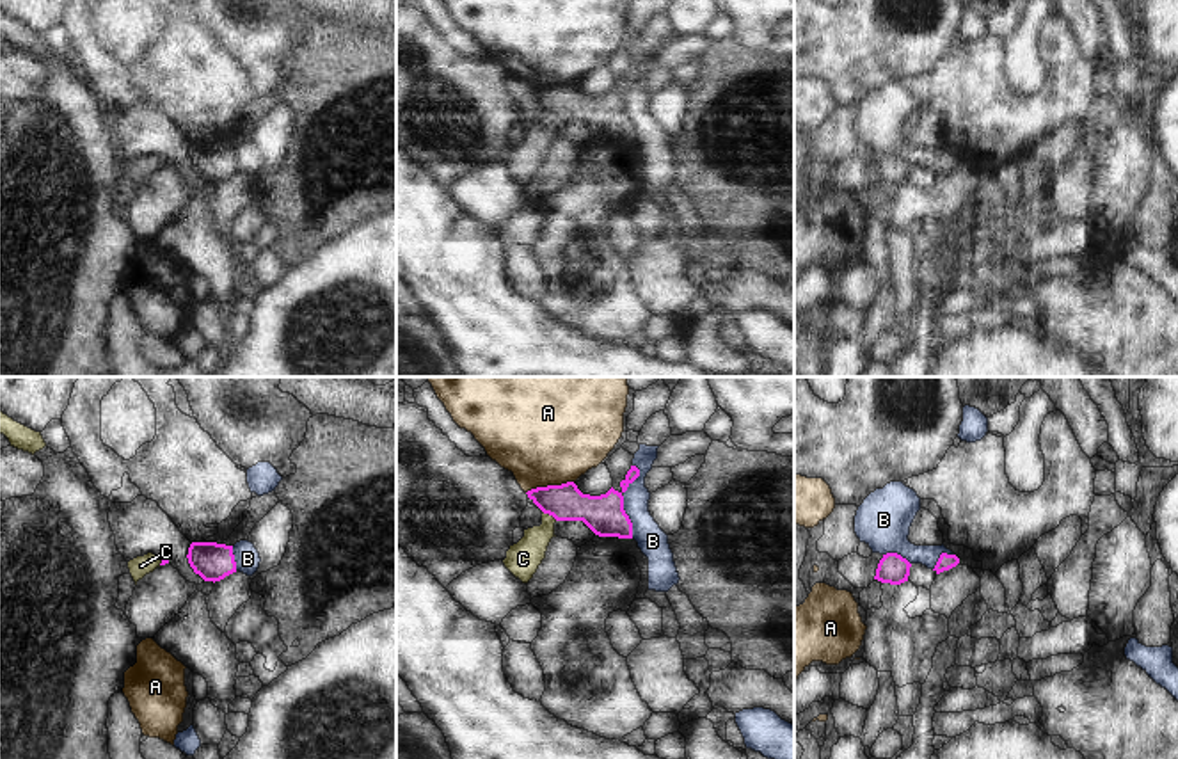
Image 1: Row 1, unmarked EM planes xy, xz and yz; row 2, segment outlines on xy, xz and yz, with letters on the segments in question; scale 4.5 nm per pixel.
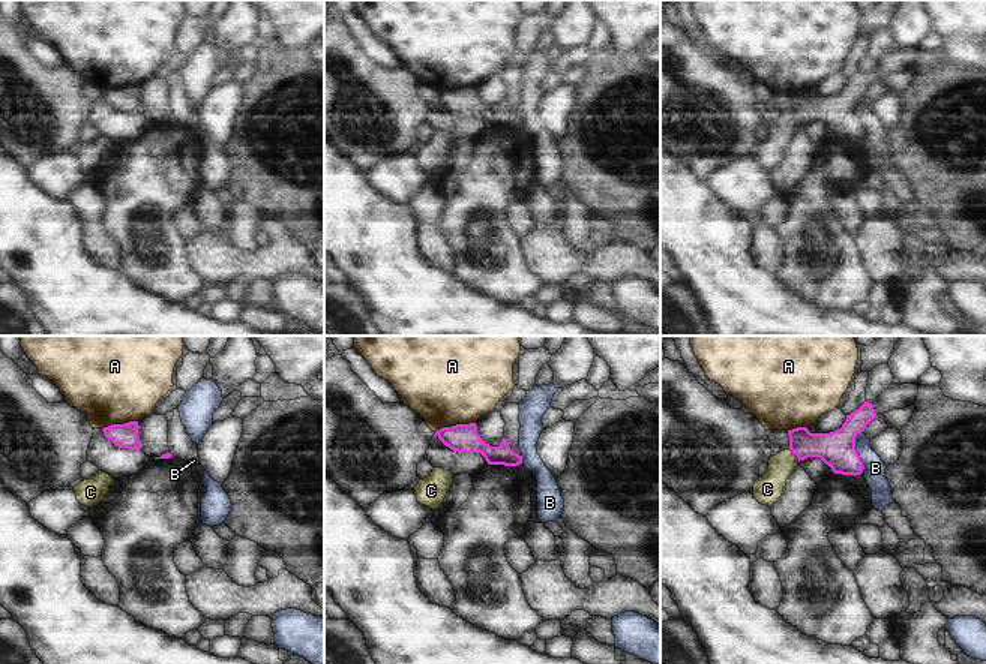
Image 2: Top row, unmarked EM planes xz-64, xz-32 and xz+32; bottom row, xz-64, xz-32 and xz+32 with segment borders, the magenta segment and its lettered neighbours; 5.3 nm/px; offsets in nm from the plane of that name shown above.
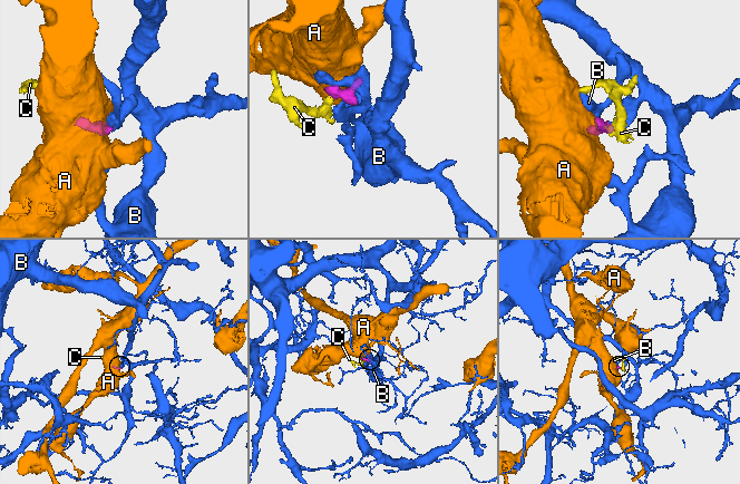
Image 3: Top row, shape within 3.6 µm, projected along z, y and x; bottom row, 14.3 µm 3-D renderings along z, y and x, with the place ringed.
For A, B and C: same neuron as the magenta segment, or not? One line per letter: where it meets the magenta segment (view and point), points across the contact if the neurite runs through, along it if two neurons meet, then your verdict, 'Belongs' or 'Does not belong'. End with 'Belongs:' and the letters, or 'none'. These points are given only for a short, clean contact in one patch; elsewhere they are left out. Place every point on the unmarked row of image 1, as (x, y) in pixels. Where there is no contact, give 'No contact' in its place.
A: Touches magenta at xz (549, 87). Boundary: xz (573, 82), (537, 87), (526, 95). Does not belong
B: Touches magenta at xz (628, 119). Boundary: xz (622, 98), (622, 109), (631, 125), (633, 139). Does not belong
C: Touches magenta at xz (549, 116). Path across: xz (604, 116), (549, 116), (548, 130), (523, 160). Belongs
Belongs: C.

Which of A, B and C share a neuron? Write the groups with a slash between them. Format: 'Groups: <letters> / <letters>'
Groups: A / B / C.

